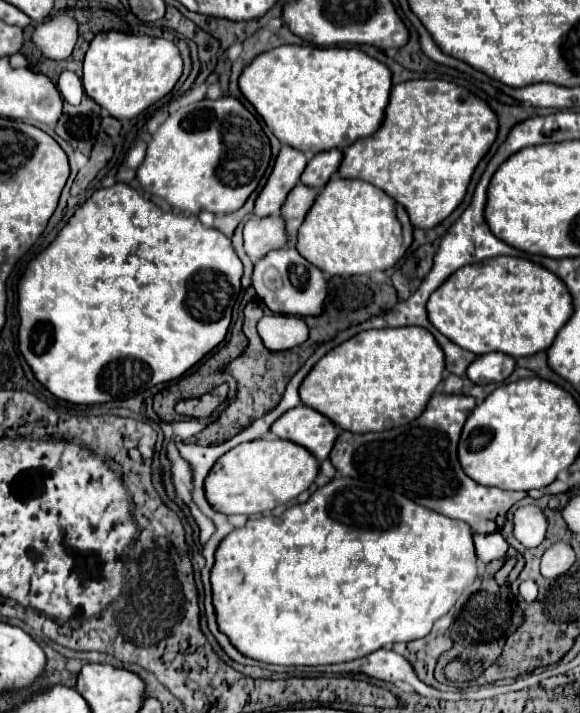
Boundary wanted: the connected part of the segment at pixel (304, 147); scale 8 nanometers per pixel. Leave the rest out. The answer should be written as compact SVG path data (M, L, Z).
M281 45L271 51L259 53L241 71L239 89L281 143L315 155L327 149L345 149L359 137L367 137L379 129L385 115L385 105L389 101L391 71L359 49Z

